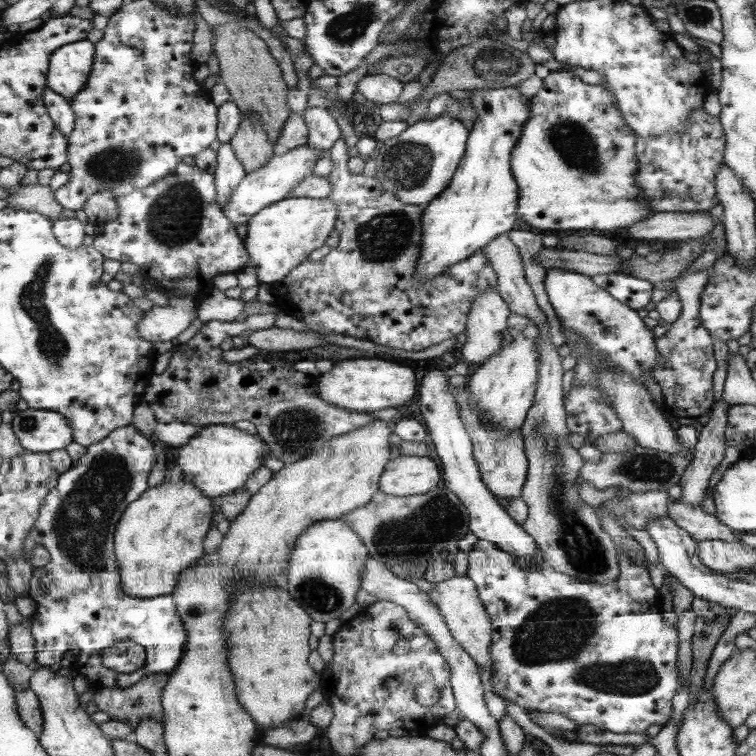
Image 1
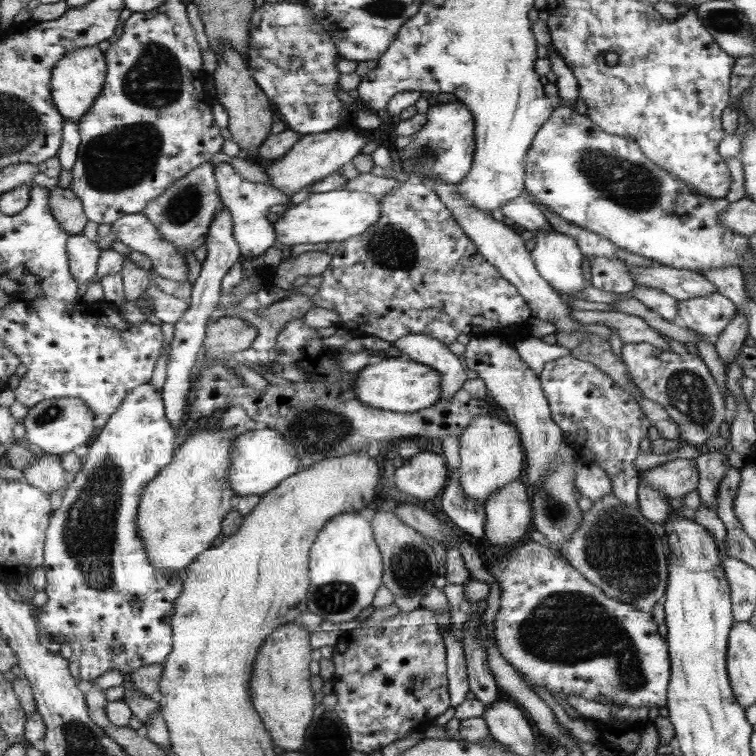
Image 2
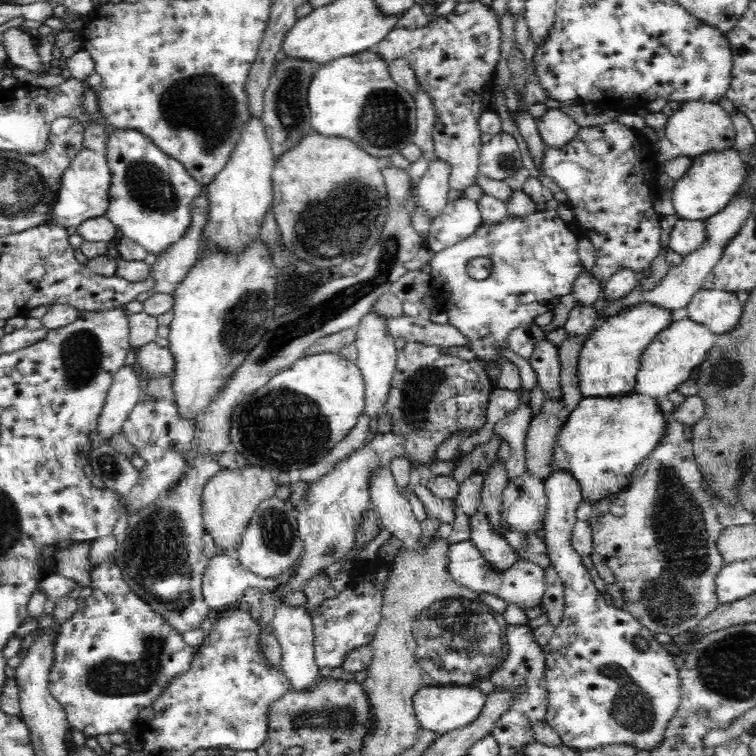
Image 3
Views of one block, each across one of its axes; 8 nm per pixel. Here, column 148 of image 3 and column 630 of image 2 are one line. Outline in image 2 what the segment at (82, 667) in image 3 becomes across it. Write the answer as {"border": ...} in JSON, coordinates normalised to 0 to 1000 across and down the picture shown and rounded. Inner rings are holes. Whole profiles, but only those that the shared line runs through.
{"border":[[[702,713],[693,717],[690,721],[684,721],[681,725],[669,728],[667,734],[652,734],[659,739],[651,739],[651,743],[643,745],[643,751],[653,761],[659,775],[661,775],[661,804],[653,819],[653,841],[660,861],[677,878],[696,899],[701,901],[712,909],[720,909],[737,929],[750,939],[755,939],[751,931],[750,922],[753,918],[770,921],[778,926],[792,925],[796,919],[802,919],[812,925],[817,934],[880,934],[882,931],[882,914],[886,911],[888,898],[888,872],[886,860],[881,860],[882,847],[878,847],[870,839],[870,828],[862,820],[862,810],[847,810],[839,799],[831,799],[829,795],[815,794],[813,790],[807,790],[791,774],[783,772],[776,763],[759,751],[755,746],[739,735],[731,726],[722,721],[714,721]]]}

